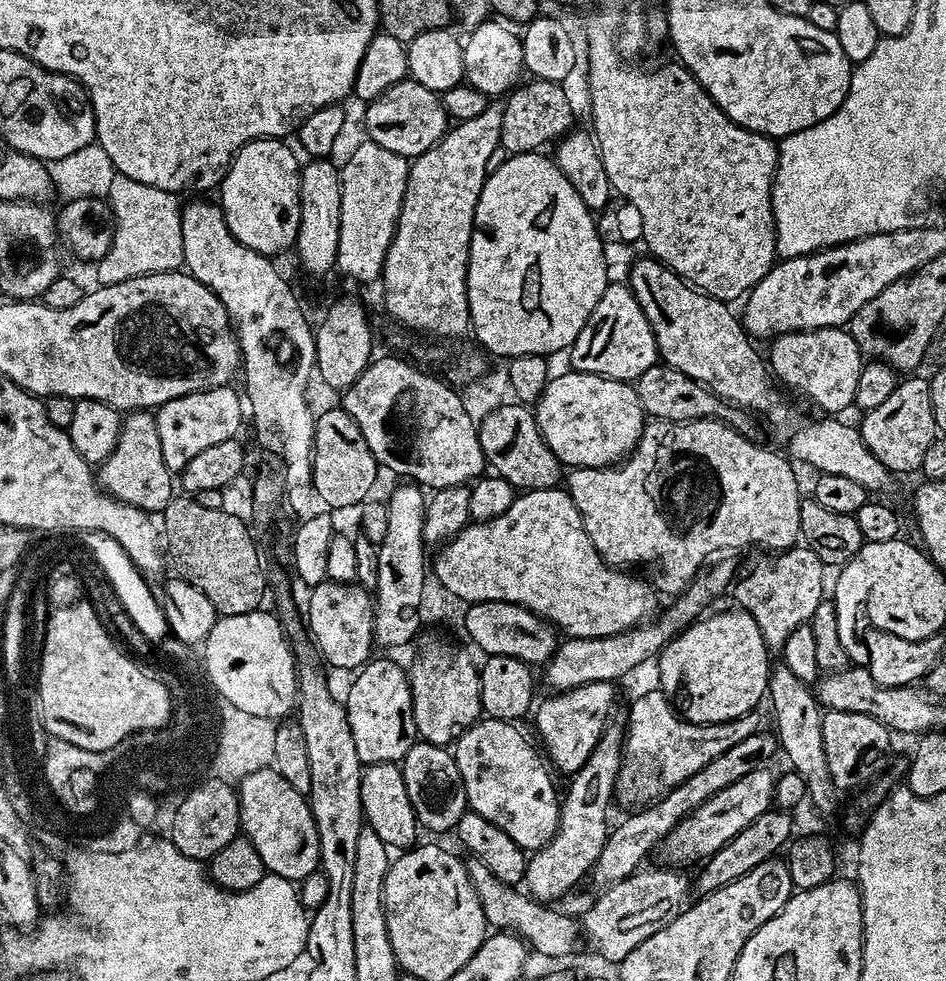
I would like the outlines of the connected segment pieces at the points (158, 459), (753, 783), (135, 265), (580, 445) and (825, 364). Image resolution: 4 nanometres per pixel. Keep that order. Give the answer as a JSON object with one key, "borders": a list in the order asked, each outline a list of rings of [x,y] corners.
{"borders":[[[[137,410],[123,417],[114,450],[98,465],[98,483],[115,500],[138,506],[143,512],[160,514],[171,502],[174,474],[162,462],[162,442],[158,442],[158,426],[151,411]]],[[[765,766],[758,770],[750,770],[750,774],[738,778],[738,782],[726,786],[726,790],[718,790],[718,794],[706,798],[702,806],[698,806],[690,815],[682,818],[682,822],[678,822],[678,826],[674,826],[674,830],[670,830],[670,834],[662,842],[664,856],[668,859],[665,861],[672,866],[692,864],[695,860],[703,862],[722,846],[726,846],[730,838],[746,830],[746,826],[754,822],[754,818],[769,811],[774,804],[772,795],[776,789],[776,776],[770,769],[771,767]]],[[[115,173],[106,198],[112,211],[114,229],[110,250],[95,265],[96,282],[101,287],[116,285],[147,273],[179,271],[183,267],[183,207],[175,193],[158,190]]],[[[565,371],[549,379],[534,405],[536,425],[546,446],[569,469],[619,465],[644,434],[646,413],[635,387],[594,373]]],[[[816,328],[814,331],[781,333],[772,341],[768,362],[773,375],[804,394],[828,414],[840,414],[855,403],[854,393],[864,365],[864,356],[844,328]]]]}

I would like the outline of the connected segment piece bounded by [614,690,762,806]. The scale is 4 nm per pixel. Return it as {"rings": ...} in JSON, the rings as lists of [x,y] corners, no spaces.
{"rings":[[[659,690],[644,692],[632,704],[624,733],[624,760],[616,779],[615,803],[647,806],[660,799],[686,778],[698,774],[706,762],[714,762],[722,750],[730,750],[742,738],[761,731],[755,711],[721,724],[691,724],[679,715],[668,697]]]}

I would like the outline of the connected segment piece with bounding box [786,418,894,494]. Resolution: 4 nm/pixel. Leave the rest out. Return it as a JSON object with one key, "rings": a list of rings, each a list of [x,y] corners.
{"rings":[[[824,418],[828,420],[808,420],[800,424],[788,436],[787,455],[793,461],[801,460],[809,464],[820,474],[842,474],[842,478],[851,478],[858,482],[870,494],[880,494],[883,488],[888,488],[894,480],[893,473],[888,471],[872,451],[866,446],[859,427],[855,423],[843,424],[840,418]]]}

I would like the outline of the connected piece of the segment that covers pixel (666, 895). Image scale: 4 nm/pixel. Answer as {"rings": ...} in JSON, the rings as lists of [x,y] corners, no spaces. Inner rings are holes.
{"rings":[[[672,866],[648,867],[641,867],[622,882],[608,885],[589,906],[588,913],[582,916],[583,939],[587,943],[589,940],[604,960],[624,960],[628,949],[633,948],[639,940],[645,940],[656,932],[657,926],[680,915],[689,899],[690,880],[680,873],[683,871]]]}

